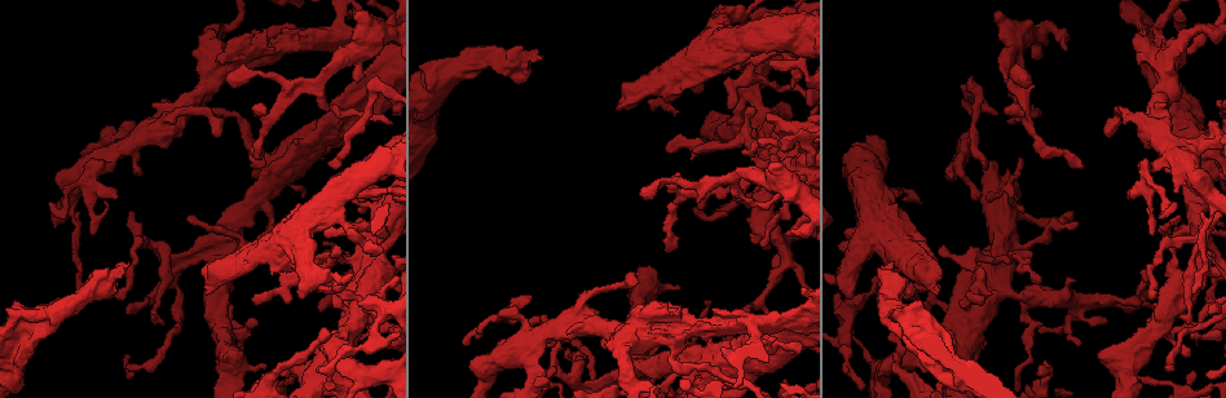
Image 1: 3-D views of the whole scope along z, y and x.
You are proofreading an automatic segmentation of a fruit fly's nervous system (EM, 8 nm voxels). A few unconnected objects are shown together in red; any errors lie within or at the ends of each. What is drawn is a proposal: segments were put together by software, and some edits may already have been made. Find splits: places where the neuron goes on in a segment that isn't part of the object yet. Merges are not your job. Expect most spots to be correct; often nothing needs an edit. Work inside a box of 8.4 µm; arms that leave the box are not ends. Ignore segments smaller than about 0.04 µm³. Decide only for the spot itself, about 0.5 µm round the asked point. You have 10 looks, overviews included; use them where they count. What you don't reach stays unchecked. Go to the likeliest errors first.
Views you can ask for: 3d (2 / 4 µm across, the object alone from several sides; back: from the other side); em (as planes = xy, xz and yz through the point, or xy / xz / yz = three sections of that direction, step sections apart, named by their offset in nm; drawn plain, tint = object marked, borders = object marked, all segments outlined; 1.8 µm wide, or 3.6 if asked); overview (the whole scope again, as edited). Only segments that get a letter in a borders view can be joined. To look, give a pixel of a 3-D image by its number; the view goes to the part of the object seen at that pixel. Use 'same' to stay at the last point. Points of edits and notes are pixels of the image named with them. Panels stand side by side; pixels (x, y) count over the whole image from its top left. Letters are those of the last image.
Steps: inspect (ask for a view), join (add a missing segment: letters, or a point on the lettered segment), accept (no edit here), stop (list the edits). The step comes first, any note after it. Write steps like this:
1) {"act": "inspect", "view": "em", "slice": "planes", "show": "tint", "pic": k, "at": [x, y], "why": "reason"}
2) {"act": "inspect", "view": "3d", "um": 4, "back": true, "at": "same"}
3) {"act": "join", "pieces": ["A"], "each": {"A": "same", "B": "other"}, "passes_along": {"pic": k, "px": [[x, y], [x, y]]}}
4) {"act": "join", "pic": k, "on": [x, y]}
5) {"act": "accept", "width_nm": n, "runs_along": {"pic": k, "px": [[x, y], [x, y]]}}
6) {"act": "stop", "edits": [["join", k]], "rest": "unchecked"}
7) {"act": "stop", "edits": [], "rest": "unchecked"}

{"act": "inspect", "view": "3d", "um": 2, "pic": 1, "at": [891, 267], "why": "stops while still wide"}

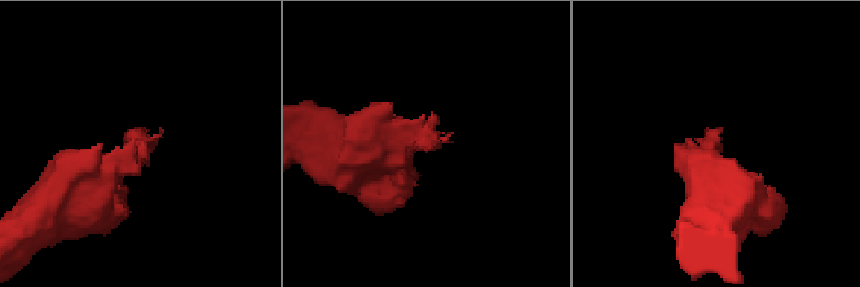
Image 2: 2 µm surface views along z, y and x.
{"act": "inspect", "view": "em", "slice": "planes", "show": "plain", "pic": 2, "at": [714, 136]}

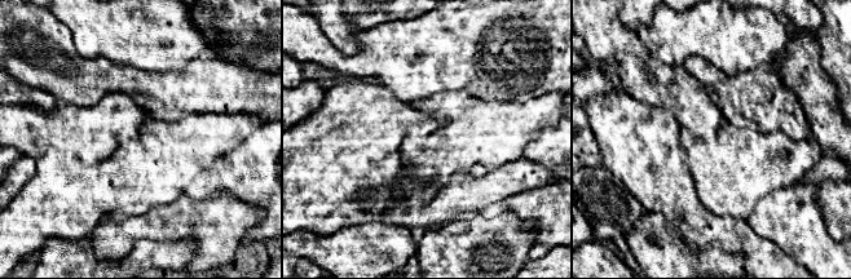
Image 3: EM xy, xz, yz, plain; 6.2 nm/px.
{"act": "inspect", "view": "em", "slice": "planes", "show": "borders", "at": "same", "why": "what lies round it"}

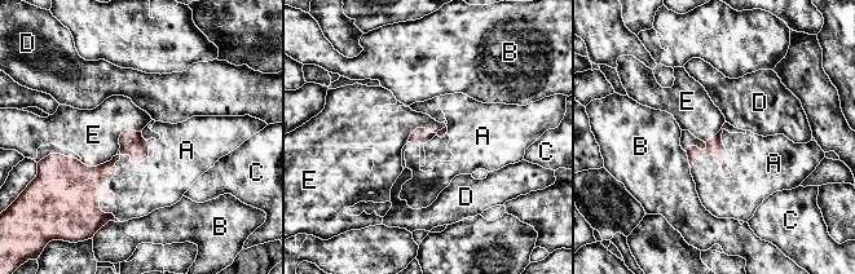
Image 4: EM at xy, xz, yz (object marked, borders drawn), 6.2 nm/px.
{"act": "join", "pieces": ["A"], "longest_contact_nm": ["A", 460], "each": {"A": "same", "B": "other", "C": "other", "D": "other", "E": "other"}, "found": "it goes on there"}

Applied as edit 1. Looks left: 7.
{"act": "inspect", "view": "3d", "um": 2, "pic": 1, "at": [667, 249], "why": "an open end"}

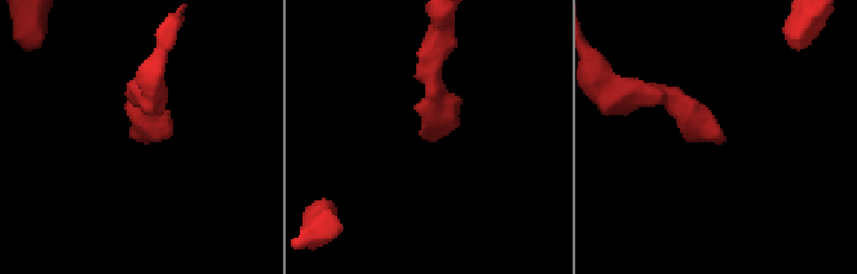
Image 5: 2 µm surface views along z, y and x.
{"act": "inspect", "view": "em", "slice": "planes", "show": "borders", "pic": 5, "at": [139, 139], "why": "now the EM"}

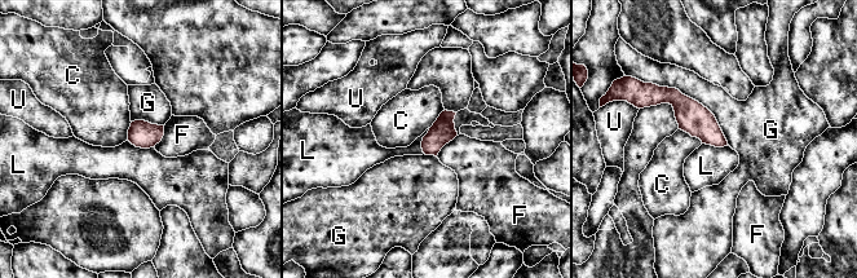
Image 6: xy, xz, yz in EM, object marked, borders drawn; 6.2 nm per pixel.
{"act": "accept", "width_nm": 150, "each": {"C": "other", "F": "other", "G": "other", "L": "other", "U": "other"}, "runs_along": {"pic": 6, "px": [[657, 95], [672, 96], [723, 142]]}, "found": "none of them fits"}

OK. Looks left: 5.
{"act": "inspect", "view": "em", "slice": "planes", "show": "borders", "pic": 1, "at": [357, 78], "why": "branch stops here"}

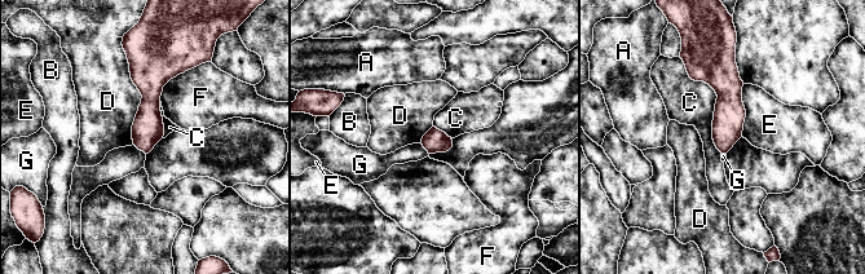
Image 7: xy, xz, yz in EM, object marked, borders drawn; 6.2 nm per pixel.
{"act": "accept", "each": {"A": "other", "B": "other", "C": "other", "D": "other", "E": "other", "F": "other", "G": "other"}, "runs_along": {"pic": 7, "px": [[138, 61], [149, 76], [146, 149]]}, "found": "none of them fits"}

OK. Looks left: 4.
{"act": "inspect", "view": "em", "slice": "xy", "step": 4, "show": "tint", "pic": 1, "at": [313, 291], "why": "thin end"}

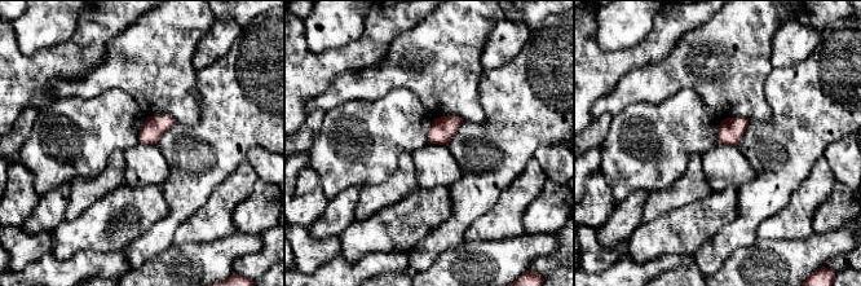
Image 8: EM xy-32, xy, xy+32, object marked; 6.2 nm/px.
{"act": "inspect", "view": "em", "slice": "planes", "show": "tint", "at": "same", "why": "another direction"}

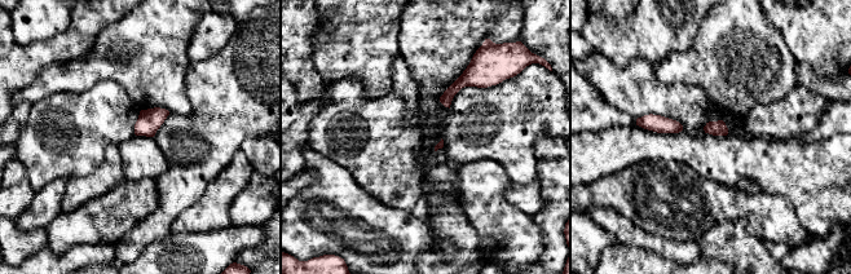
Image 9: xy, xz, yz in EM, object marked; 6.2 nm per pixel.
{"act": "inspect", "view": "em", "slice": "planes", "show": "borders", "at": "same"}

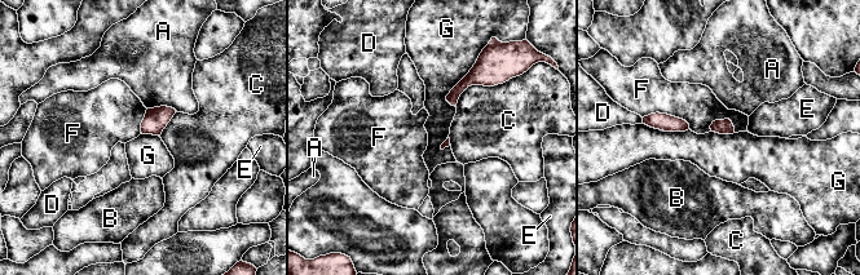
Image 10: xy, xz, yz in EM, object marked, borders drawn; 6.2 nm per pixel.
{"act": "accept", "longest_contact_nm": ["G", 340], "each": {"A": "other", "B": "other", "C": "other", "D": "other", "E": "other", "F": "other", "G": "other"}, "border": {"pic": 10, "px": [[477, 58], [446, 96], [451, 106]]}, "found": "none of them fits"}

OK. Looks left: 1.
{"act": "stop", "edits": [["join", 4]], "rest": "unchecked"}

